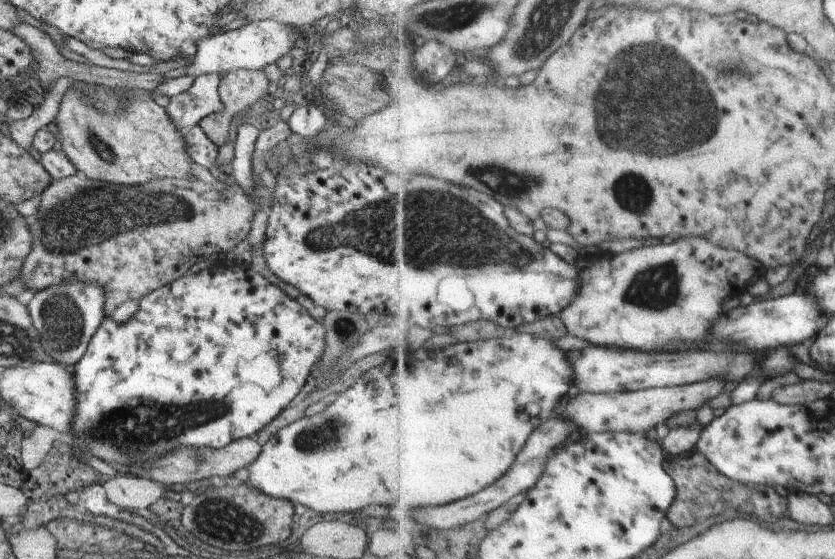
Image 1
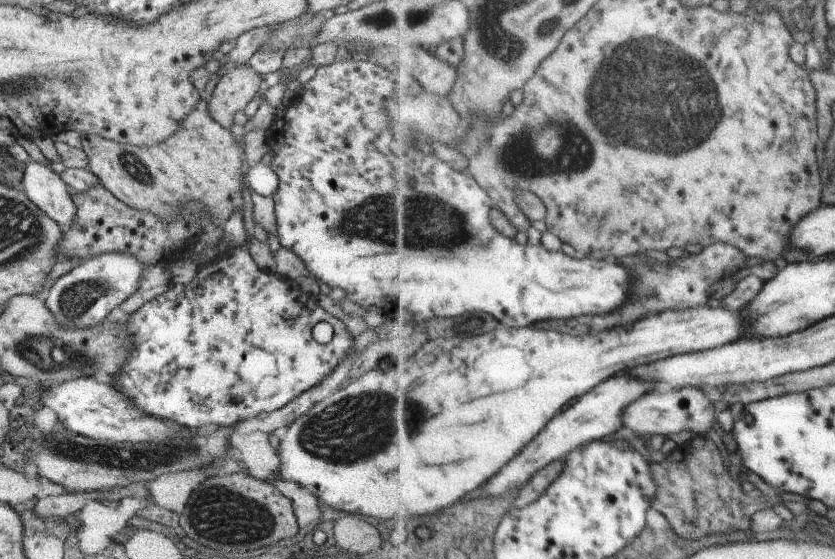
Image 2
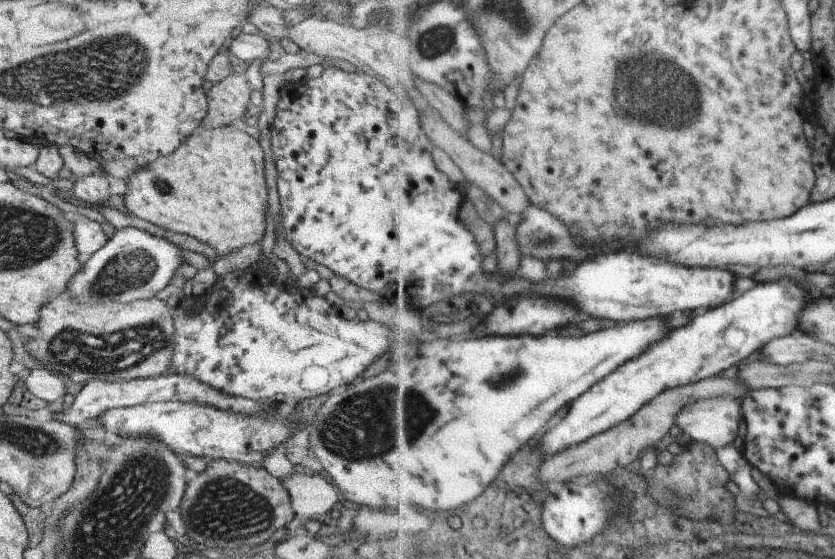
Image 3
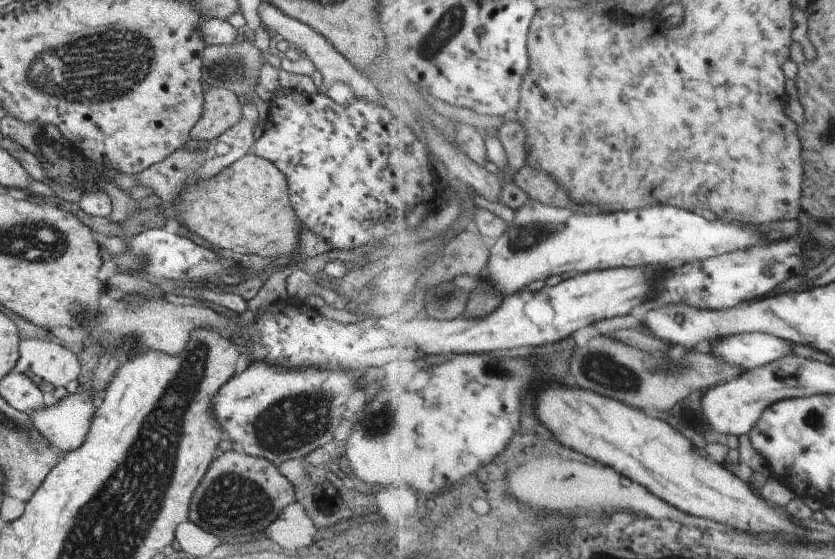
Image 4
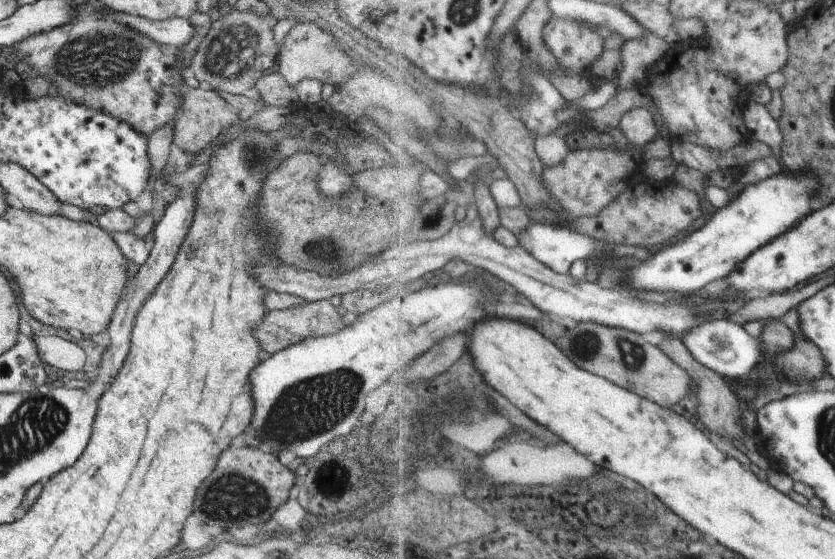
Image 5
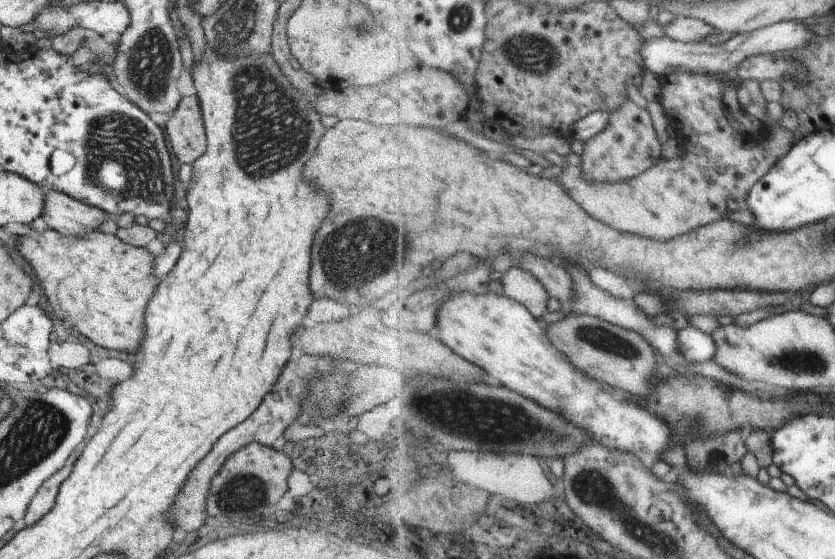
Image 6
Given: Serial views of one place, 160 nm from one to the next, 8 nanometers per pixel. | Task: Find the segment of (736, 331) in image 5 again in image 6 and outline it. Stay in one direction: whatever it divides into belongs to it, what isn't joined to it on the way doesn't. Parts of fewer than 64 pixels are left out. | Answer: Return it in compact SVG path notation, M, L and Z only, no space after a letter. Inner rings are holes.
M687 326L679 331L678 350L687 363L701 367L705 361L715 358L717 347L712 334Z

